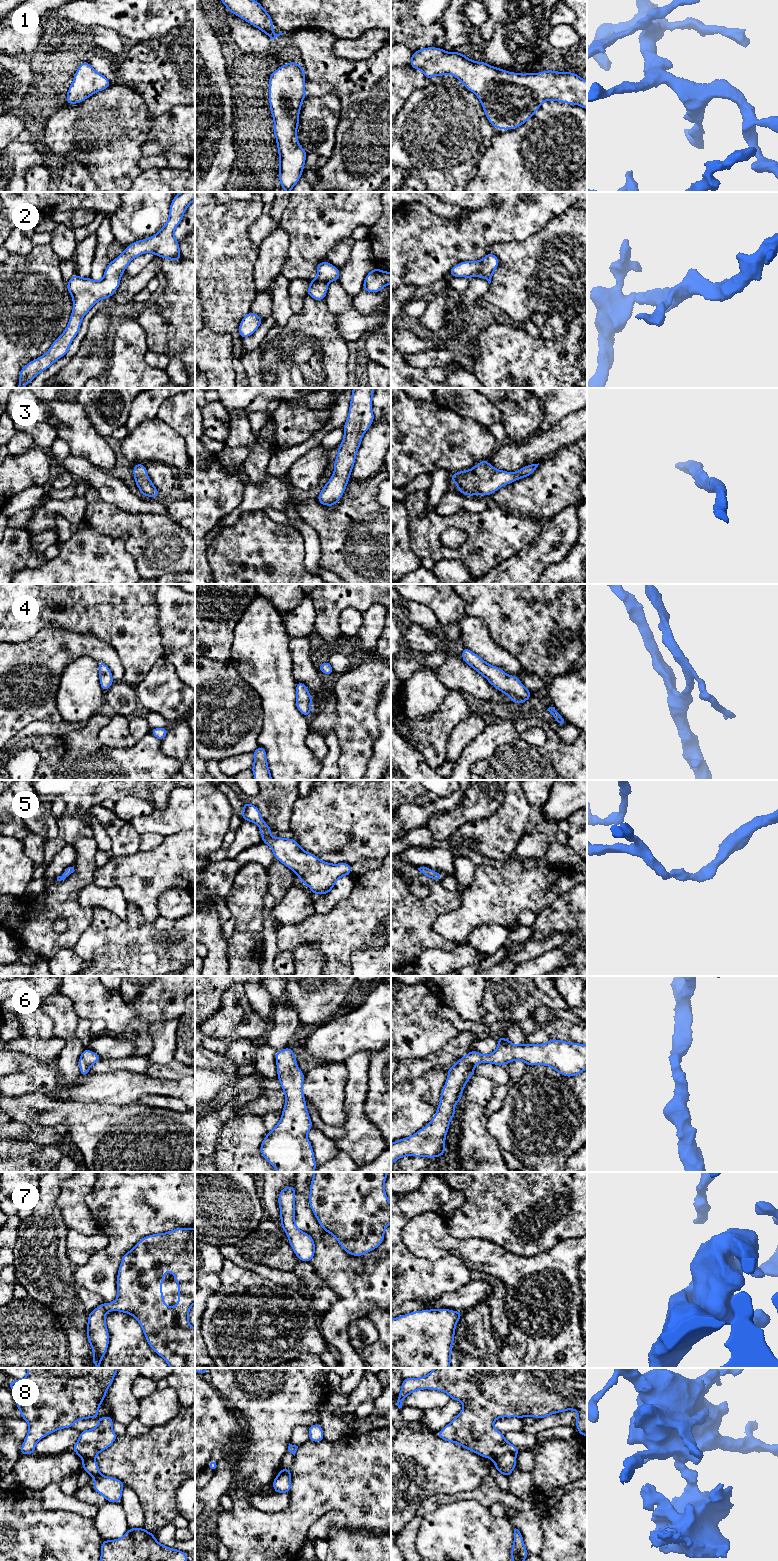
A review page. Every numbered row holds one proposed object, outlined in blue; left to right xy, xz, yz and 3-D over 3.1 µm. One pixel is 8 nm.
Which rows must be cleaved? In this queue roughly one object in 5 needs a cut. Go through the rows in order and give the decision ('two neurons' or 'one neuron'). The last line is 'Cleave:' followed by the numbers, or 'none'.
1: one neuron
2: one neuron
3: one neuron
4: one neuron
5: one neuron
6: one neuron
7: one neuron
8: two neurons
Cleave: 8

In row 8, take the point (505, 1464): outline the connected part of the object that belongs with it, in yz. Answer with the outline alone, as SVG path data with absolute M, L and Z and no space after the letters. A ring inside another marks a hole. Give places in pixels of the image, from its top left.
M512 1453L501 1455L496 1460L494 1460L494 1465L499 1473L509 1477L514 1468L517 1466L516 1455Z

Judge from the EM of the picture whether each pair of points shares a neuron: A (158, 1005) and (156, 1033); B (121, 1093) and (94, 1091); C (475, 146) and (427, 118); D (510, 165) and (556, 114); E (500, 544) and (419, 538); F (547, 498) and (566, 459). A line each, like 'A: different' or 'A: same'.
A: different
B: same
C: same
D: same
E: same
F: same

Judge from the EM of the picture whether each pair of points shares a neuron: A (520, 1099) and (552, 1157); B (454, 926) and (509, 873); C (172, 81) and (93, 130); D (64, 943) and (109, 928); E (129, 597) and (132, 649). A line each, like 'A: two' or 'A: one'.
A: one
B: one
C: two
D: two
E: one

